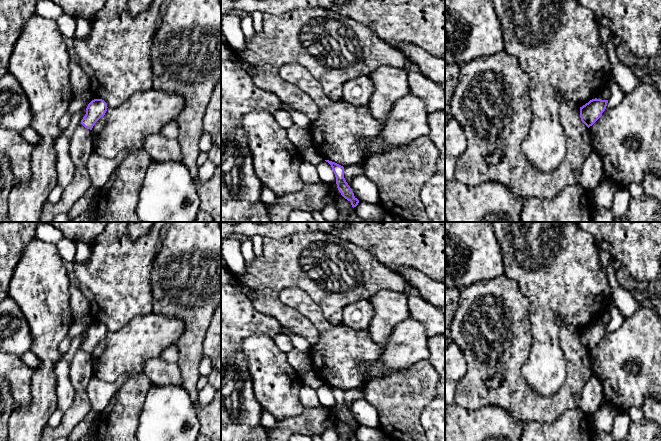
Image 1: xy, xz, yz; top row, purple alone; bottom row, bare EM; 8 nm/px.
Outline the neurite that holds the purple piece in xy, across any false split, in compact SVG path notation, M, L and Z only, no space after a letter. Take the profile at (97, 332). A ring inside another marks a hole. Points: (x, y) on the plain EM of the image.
M92 324L86 332L86 338L81 344L81 348L85 352L92 354L95 347L105 339L107 332L107 327L104 324Z

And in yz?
M592 323L580 331L581 345L589 352L592 350L605 335L608 324Z

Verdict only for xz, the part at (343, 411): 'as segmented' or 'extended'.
as segmented

